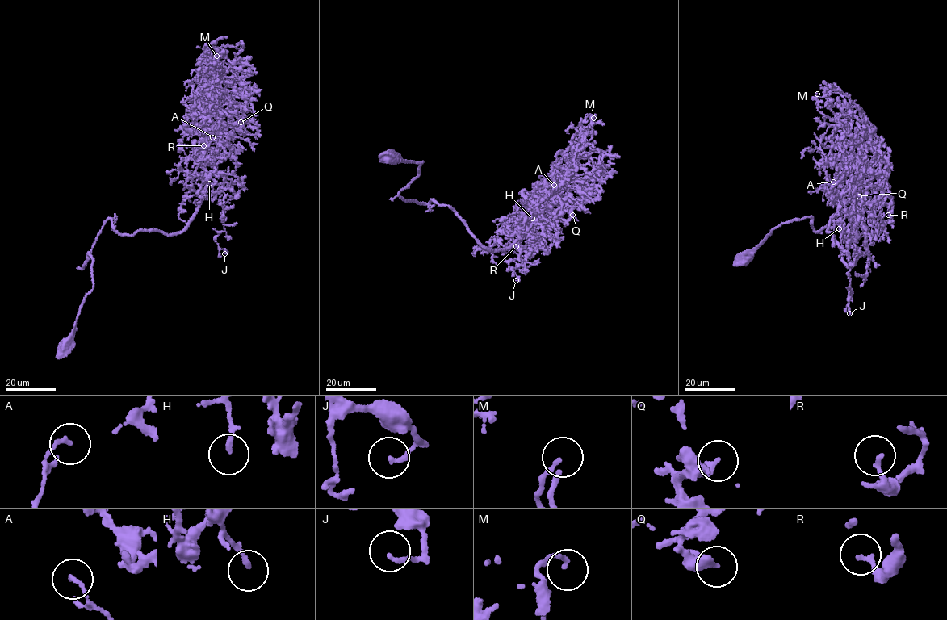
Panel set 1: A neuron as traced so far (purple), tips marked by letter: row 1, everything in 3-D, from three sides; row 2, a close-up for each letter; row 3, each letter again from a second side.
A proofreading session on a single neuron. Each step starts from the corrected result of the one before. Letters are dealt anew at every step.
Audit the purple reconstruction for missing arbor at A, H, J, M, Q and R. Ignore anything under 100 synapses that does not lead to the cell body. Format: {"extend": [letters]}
{"extend": []}

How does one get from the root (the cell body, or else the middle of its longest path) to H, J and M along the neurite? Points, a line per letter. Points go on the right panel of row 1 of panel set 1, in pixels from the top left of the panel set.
H: (743, 259), (781, 224), (808, 216), (816, 232), (842, 211), (826, 232), (851, 266), (849, 215), (839, 228)
J: (743, 259), (781, 224), (808, 216), (816, 232), (842, 211), (826, 232), (848, 266), (854, 229), (849, 313)
M: (743, 259), (842, 211), (826, 232), (857, 256), (865, 144), (817, 94)

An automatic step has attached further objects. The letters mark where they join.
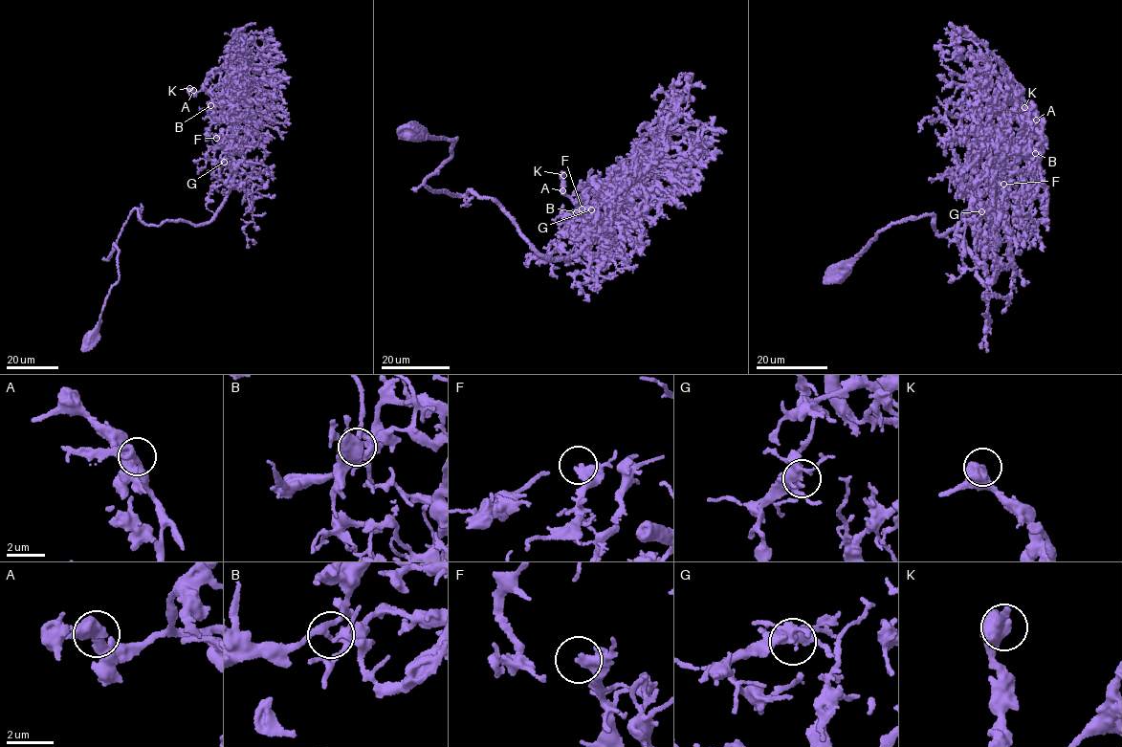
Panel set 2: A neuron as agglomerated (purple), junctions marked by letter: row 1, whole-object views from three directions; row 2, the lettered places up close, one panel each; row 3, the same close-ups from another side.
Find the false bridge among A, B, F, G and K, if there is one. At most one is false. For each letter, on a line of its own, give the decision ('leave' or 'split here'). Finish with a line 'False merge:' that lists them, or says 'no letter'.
A: leave
B: split here
F: leave
G: leave
K: leave
False merge: B

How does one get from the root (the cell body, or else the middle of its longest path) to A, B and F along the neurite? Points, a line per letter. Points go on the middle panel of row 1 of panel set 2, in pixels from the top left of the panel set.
A: (411, 132), (456, 140), (425, 186), (492, 199), (554, 259), (577, 253), (615, 207), (562, 190)
B: (411, 132), (456, 140), (425, 186), (492, 199), (541, 254), (577, 253), (615, 207), (577, 212)
F: (411, 132), (456, 140), (425, 186), (492, 199), (541, 254), (569, 257), (596, 234), (582, 208)

